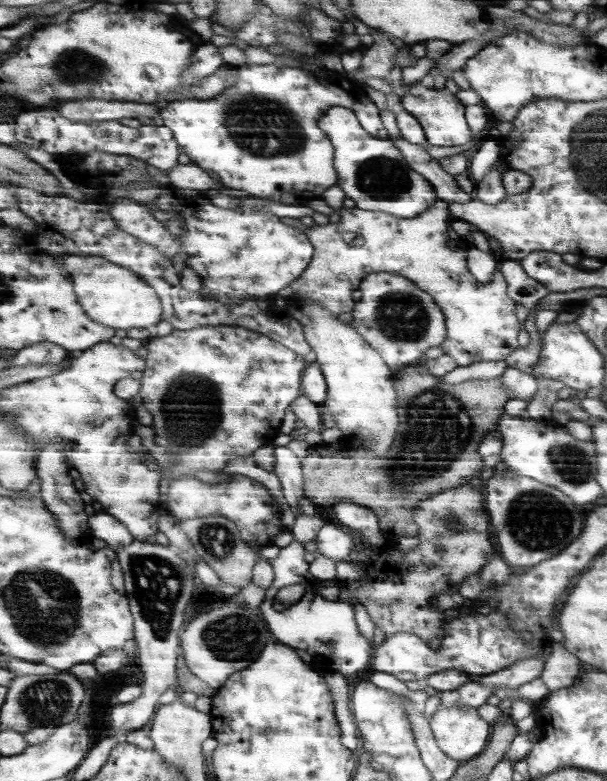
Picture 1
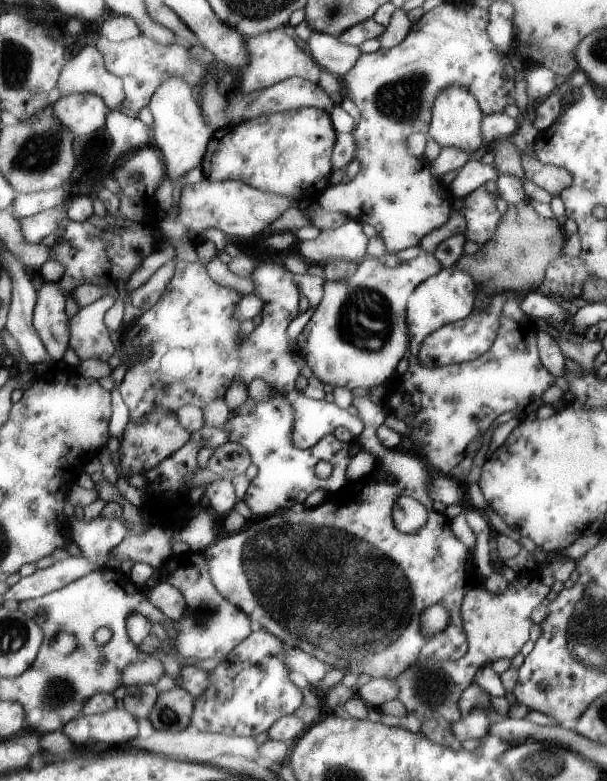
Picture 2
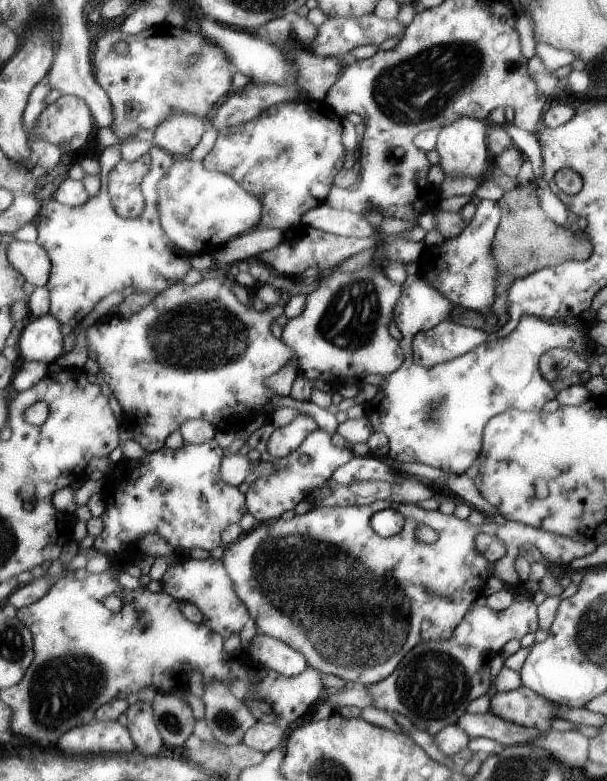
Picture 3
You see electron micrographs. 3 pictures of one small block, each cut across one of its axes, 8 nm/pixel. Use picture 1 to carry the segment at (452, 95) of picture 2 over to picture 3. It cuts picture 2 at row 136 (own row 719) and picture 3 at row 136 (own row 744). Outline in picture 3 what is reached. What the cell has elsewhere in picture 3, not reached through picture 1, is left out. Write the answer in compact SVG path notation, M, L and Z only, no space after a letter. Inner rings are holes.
M461 116L455 122L451 122L449 126L445 126L439 134L439 146L437 152L441 154L441 164L443 170L447 170L447 178L463 178L463 176L473 176L479 182L483 182L483 174L489 168L487 164L495 160L491 158L489 152L489 122L471 118L471 116Z

